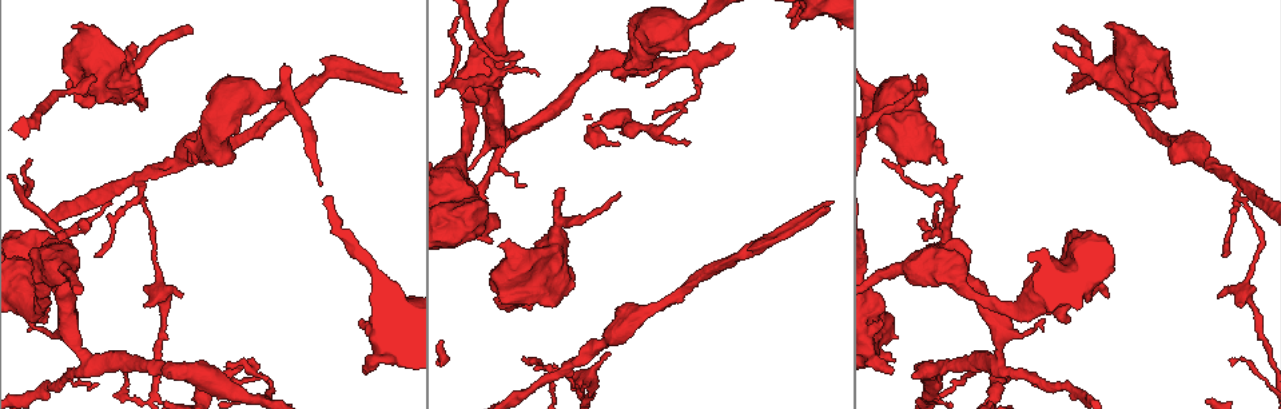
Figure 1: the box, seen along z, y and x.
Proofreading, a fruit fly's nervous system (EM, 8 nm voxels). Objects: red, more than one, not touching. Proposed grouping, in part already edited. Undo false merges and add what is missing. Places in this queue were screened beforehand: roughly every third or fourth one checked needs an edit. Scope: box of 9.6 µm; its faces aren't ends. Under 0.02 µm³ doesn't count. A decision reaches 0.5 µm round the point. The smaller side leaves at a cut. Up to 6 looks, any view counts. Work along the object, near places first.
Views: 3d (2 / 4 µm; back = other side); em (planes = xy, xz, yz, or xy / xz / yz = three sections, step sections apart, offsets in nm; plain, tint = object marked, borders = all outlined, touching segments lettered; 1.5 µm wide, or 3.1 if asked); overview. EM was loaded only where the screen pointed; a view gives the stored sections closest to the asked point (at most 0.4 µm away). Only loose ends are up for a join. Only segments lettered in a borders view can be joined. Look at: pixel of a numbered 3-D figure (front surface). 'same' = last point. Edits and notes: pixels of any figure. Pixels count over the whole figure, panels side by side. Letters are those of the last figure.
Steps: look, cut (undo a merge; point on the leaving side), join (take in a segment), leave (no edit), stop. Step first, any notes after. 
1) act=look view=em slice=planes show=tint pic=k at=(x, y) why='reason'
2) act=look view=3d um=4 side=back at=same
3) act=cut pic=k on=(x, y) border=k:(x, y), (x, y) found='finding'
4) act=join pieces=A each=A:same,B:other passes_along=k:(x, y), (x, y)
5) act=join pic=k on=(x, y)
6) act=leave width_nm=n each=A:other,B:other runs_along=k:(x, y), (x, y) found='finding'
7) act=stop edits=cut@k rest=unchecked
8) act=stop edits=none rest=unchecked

act=look view=3d um=4 pic=1 at=(46, 321) why='an open end'

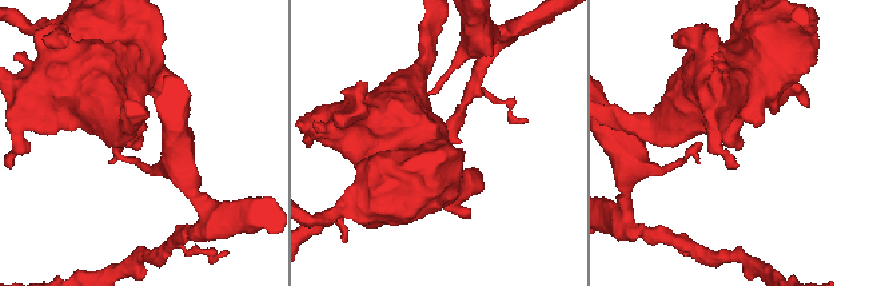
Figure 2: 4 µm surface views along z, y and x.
act=look view=em slice=xy step=8 show=tint pic=2 at=(139, 147)

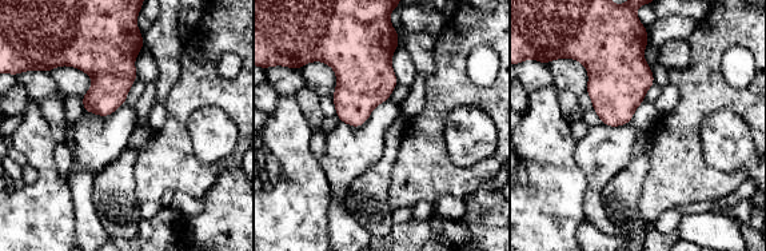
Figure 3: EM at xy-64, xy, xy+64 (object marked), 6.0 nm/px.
act=look view=em slice=planes show=borders at=same why='cut it another way'

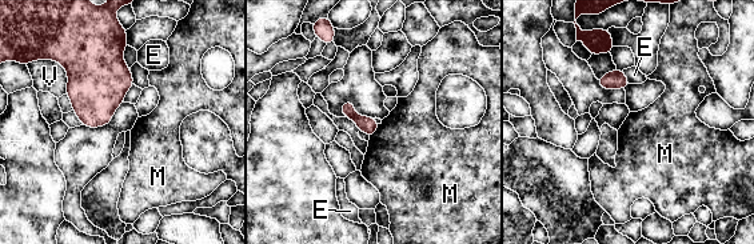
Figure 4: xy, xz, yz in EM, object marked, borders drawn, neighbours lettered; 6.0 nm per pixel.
act=leave each=E:other,M:other,V:other found='no lettered segment goes on from it'

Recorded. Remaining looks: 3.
act=look view=3d um=4 pic=1 at=(1237, 180) why='calibre changes'

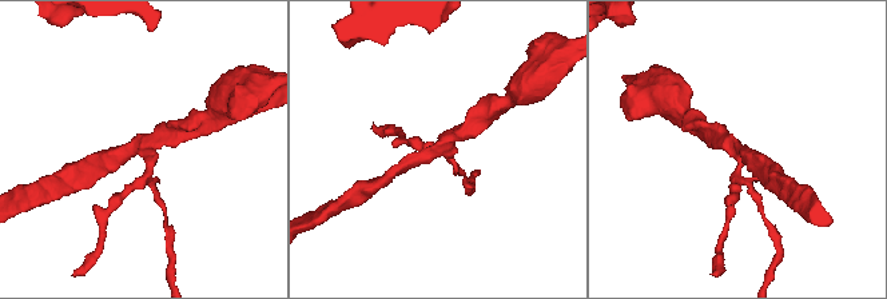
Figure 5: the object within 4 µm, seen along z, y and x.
act=look view=em slice=planes show=borders pic=5 at=(445, 144)

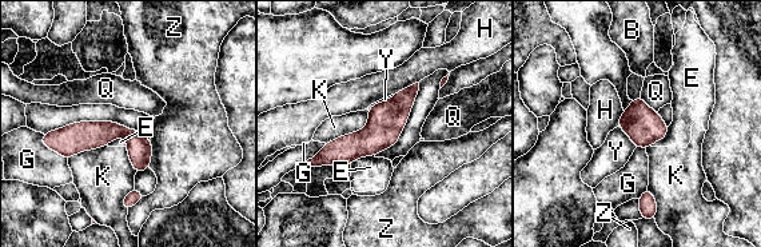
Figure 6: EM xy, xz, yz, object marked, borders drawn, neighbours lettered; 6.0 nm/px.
act=leave width_nm=110 each=B:other,E:other,G:other,H:other,K:other,Q:other,Y:other,Z:other border=6:(617, 127), (636, 147) found='continuous, no second neuron'

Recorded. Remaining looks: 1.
act=stop edits=none rest=unchecked

